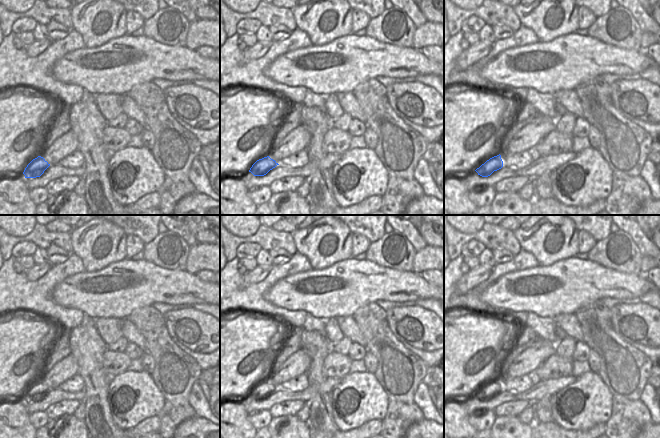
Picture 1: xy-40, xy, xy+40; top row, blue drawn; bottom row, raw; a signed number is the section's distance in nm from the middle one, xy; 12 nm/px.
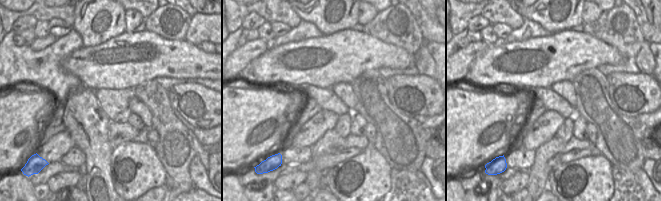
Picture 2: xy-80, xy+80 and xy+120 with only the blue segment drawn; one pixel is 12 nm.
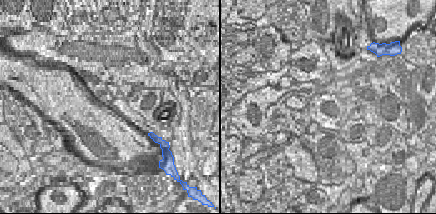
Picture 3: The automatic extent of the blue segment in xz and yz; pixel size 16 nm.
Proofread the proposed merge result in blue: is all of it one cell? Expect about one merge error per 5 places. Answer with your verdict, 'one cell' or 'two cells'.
one cell

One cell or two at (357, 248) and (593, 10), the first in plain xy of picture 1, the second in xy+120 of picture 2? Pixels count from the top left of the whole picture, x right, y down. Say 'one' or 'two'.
one

